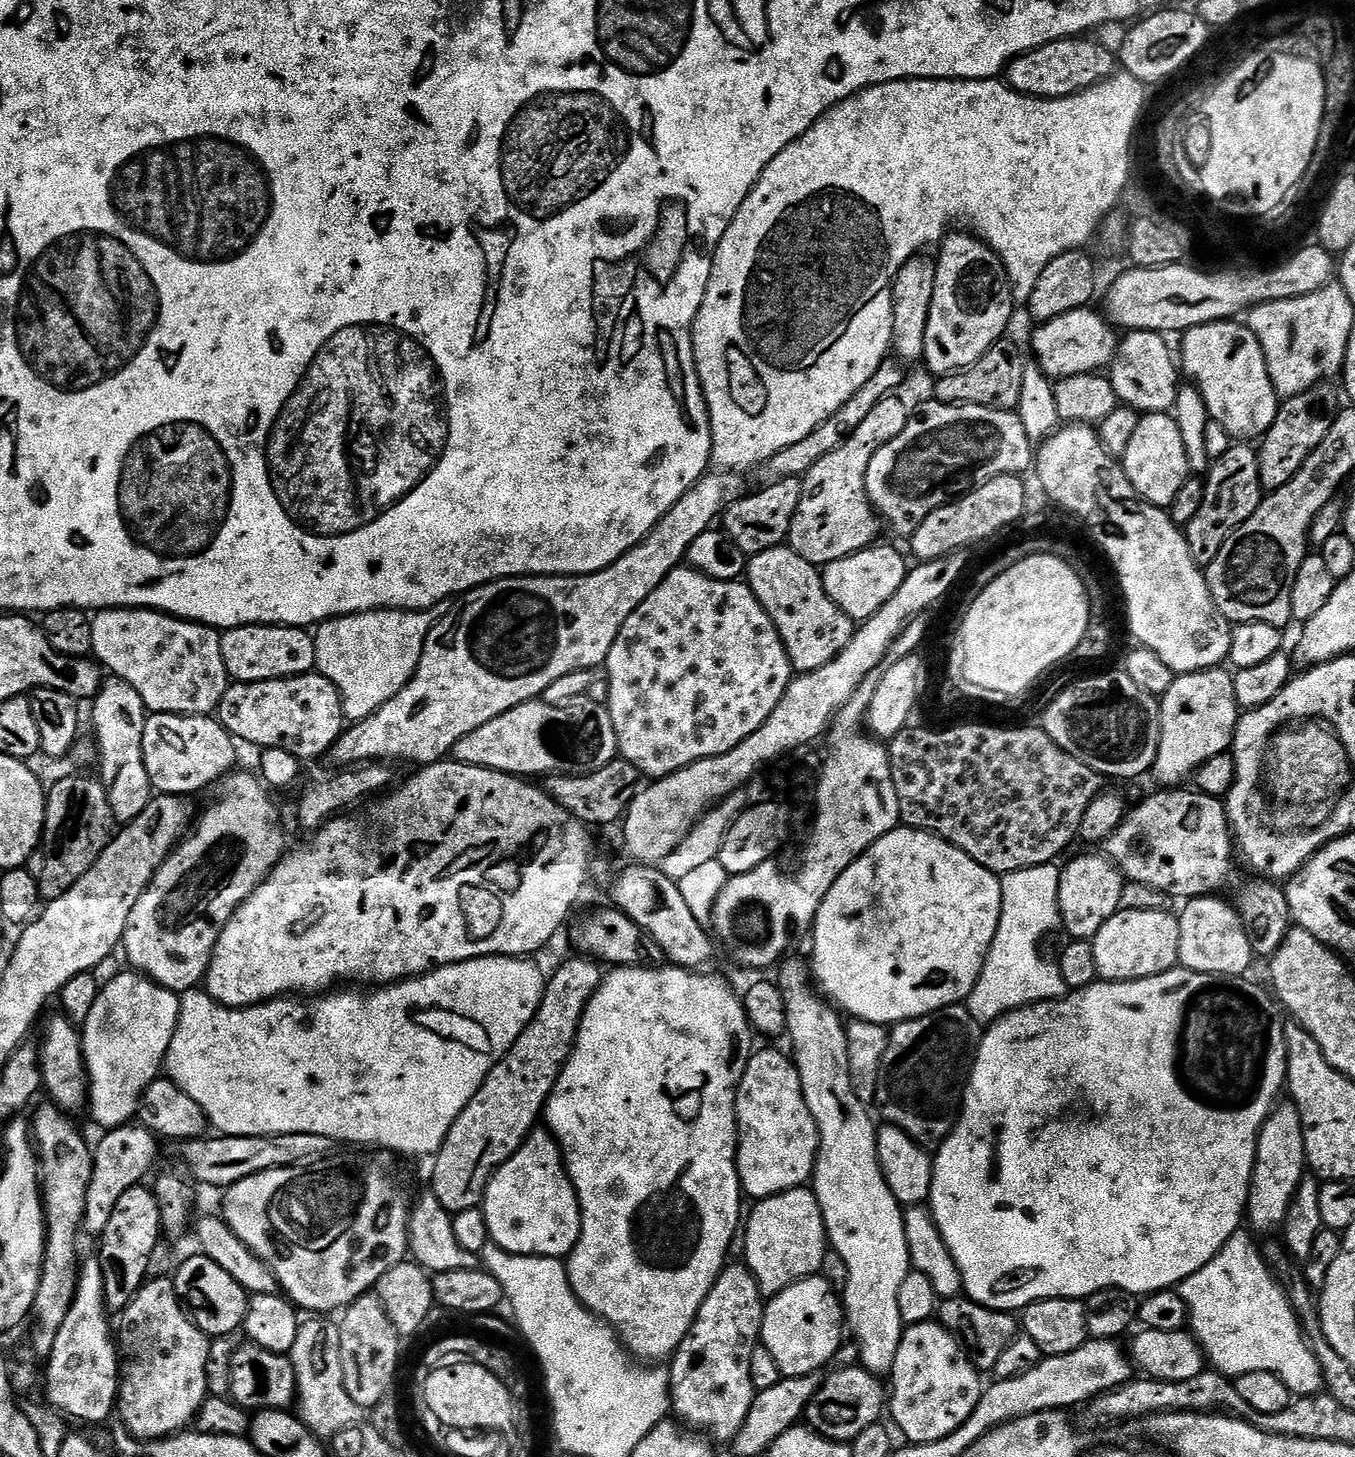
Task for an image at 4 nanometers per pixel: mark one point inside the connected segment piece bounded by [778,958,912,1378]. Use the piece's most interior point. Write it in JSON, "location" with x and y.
{"location":[864,1222]}

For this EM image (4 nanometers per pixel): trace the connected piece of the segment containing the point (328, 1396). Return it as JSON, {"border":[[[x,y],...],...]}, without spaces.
{"border":[[[308,1318],[298,1330],[290,1359],[296,1375],[296,1395],[298,1397],[298,1415],[304,1425],[321,1438],[330,1438],[338,1430],[350,1428],[361,1423],[362,1410],[346,1394],[342,1382],[342,1350],[340,1349],[340,1326],[332,1324],[328,1318]]]}

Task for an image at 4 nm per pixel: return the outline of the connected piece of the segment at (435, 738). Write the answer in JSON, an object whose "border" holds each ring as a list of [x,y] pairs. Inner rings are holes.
{"border":[[[732,470],[709,471],[656,523],[654,530],[650,530],[650,534],[646,534],[646,538],[642,538],[642,542],[635,544],[630,551],[622,554],[622,558],[618,558],[613,564],[602,570],[592,572],[588,576],[507,576],[505,580],[492,580],[489,584],[483,584],[464,593],[451,605],[453,608],[449,607],[430,630],[430,634],[426,638],[426,646],[422,650],[422,662],[418,662],[418,670],[412,675],[410,682],[402,690],[398,690],[398,694],[394,694],[394,698],[390,698],[390,702],[386,702],[377,712],[370,714],[370,718],[355,721],[351,726],[345,727],[331,750],[331,759],[336,759],[337,765],[340,766],[359,766],[369,762],[396,762],[392,760],[409,760],[410,763],[416,764],[412,766],[438,764],[451,753],[453,746],[462,737],[470,734],[470,730],[478,730],[478,726],[486,726],[486,722],[490,722],[490,718],[498,718],[498,714],[506,714],[506,710],[514,710],[514,706],[524,704],[527,700],[543,697],[546,686],[550,686],[550,682],[562,678],[562,674],[596,670],[599,664],[601,667],[607,661],[610,646],[614,646],[614,638],[618,638],[618,630],[622,630],[622,622],[626,622],[626,618],[630,618],[630,614],[634,614],[634,610],[638,610],[638,606],[642,606],[642,602],[646,602],[646,598],[651,592],[658,590],[660,583],[674,569],[681,567],[682,561],[688,555],[690,542],[694,542],[694,538],[698,538],[698,534],[709,531],[713,527],[712,519],[715,516],[717,519],[729,504],[740,499],[742,489],[740,489],[740,480],[736,476],[739,475]]]}

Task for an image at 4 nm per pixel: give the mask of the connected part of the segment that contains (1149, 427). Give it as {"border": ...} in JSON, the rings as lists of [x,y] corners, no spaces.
{"border":[[[1166,412],[1141,415],[1138,430],[1134,430],[1130,446],[1126,446],[1122,467],[1126,478],[1130,478],[1134,490],[1138,490],[1142,499],[1159,508],[1171,509],[1178,490],[1182,490],[1182,486],[1190,479],[1186,446],[1182,442],[1181,432],[1178,431],[1175,415]]]}

